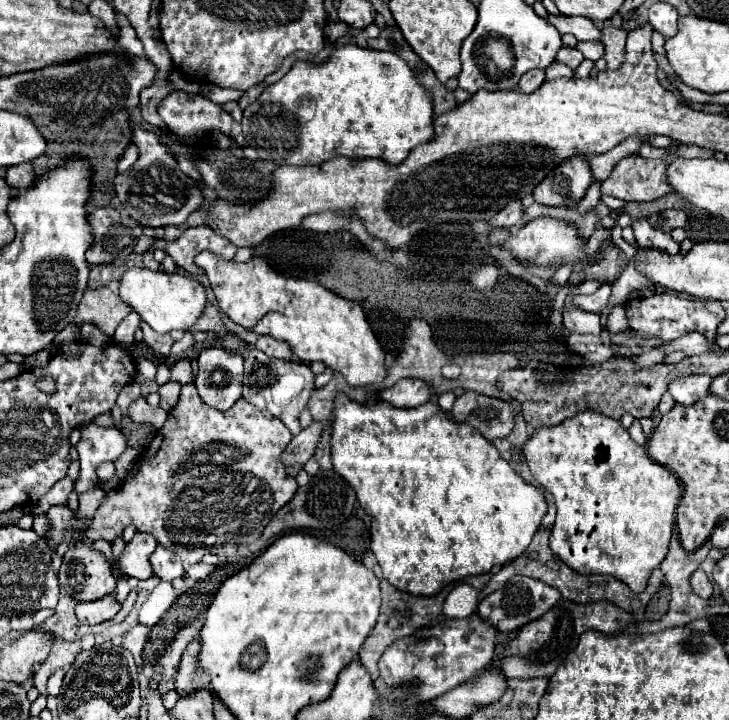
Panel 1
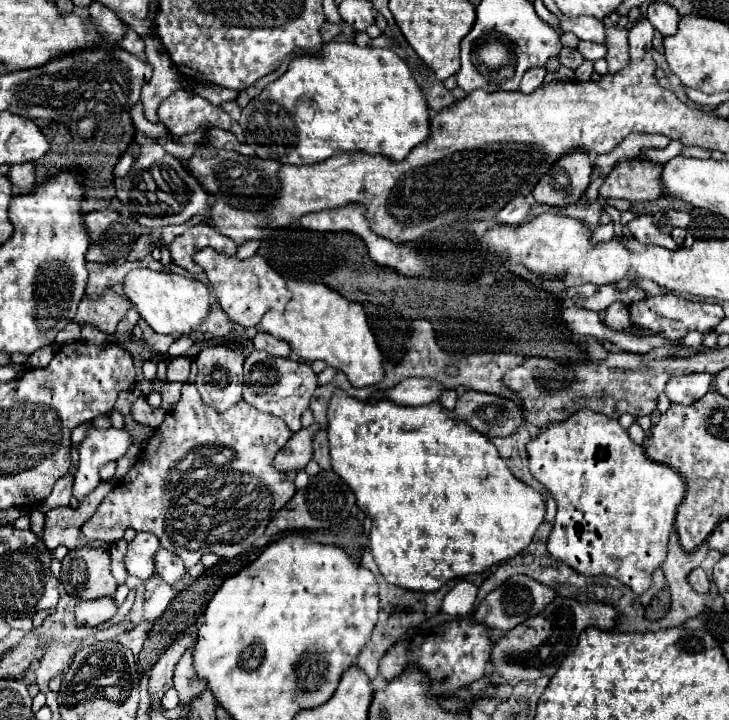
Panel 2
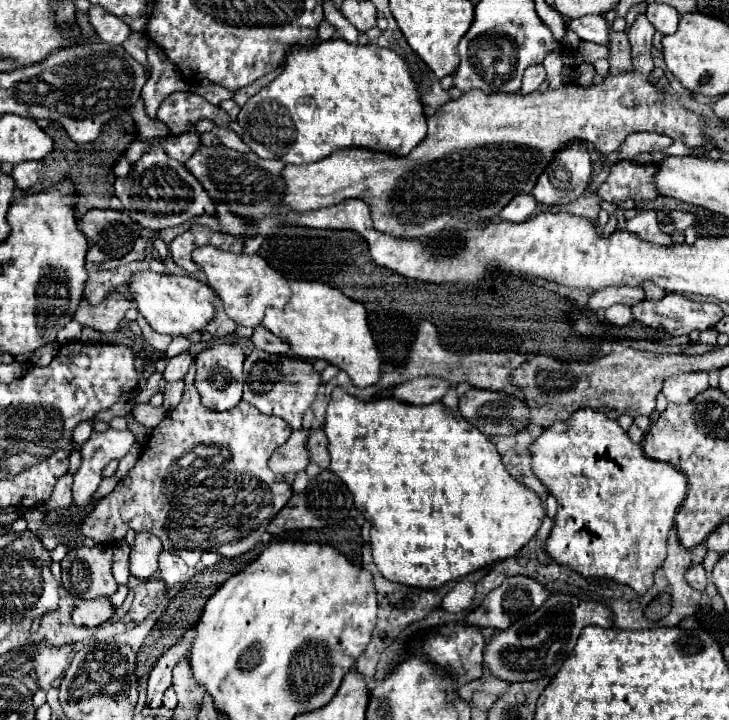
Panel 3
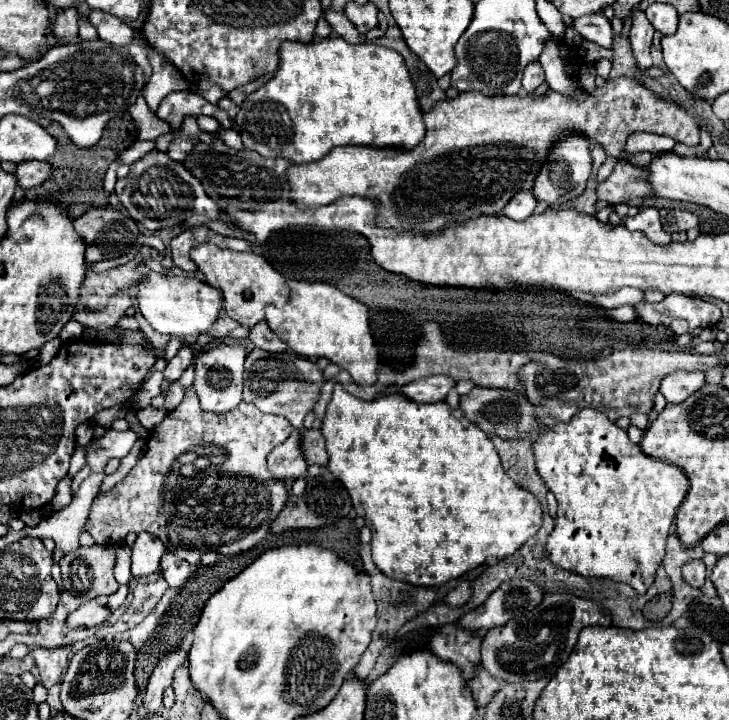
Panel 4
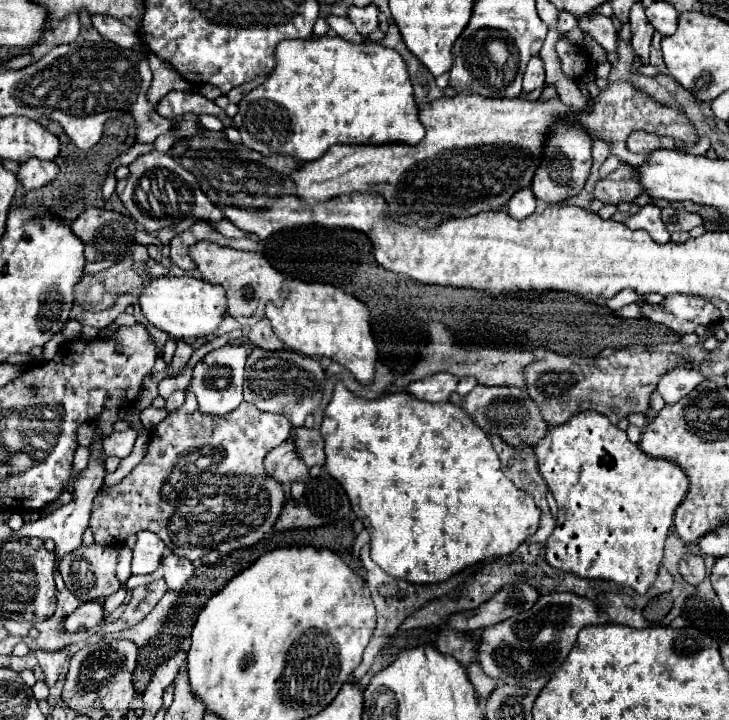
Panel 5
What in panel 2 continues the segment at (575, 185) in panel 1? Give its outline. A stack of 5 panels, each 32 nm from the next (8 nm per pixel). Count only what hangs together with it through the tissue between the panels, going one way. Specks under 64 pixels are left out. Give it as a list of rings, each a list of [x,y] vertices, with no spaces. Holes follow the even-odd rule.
[[[574,150],[572,154],[560,158],[548,174],[536,184],[532,196],[538,204],[546,206],[568,206],[576,204],[588,184],[590,184],[592,164],[584,150]]]

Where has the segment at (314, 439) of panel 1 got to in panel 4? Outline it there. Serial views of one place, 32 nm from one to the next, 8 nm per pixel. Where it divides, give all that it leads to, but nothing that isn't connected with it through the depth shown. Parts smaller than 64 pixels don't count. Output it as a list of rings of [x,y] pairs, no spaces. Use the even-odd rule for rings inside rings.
[[[294,430],[290,438],[268,456],[268,470],[274,478],[288,480],[306,476],[306,468],[308,462],[304,460],[304,452],[300,452],[300,430]]]

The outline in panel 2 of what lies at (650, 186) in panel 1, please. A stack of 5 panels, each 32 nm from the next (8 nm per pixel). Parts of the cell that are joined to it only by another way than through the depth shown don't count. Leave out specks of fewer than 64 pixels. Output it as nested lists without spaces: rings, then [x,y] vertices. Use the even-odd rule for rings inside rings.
[[[630,158],[618,162],[612,172],[606,176],[604,184],[600,186],[600,198],[624,198],[630,202],[638,200],[656,200],[658,196],[664,194],[664,186],[660,184],[660,172],[662,172],[660,162],[652,160],[640,160],[640,158]]]

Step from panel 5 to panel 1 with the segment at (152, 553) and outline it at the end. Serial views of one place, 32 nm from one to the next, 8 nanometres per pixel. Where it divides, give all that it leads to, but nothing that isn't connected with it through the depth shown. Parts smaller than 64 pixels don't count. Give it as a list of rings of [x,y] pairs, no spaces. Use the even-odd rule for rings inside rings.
[[[136,532],[136,536],[126,544],[124,552],[118,558],[118,568],[124,576],[132,576],[138,580],[146,580],[152,576],[152,566],[148,562],[150,554],[154,552],[154,548],[158,546],[158,542],[150,536],[150,534],[140,534]]]

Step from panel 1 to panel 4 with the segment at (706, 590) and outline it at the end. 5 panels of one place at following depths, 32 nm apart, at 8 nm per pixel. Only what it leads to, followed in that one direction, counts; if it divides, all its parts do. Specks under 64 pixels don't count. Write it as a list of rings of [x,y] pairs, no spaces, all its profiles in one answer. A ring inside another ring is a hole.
[[[694,560],[690,564],[686,564],[682,568],[682,576],[684,580],[692,586],[692,588],[702,588],[704,582],[706,582],[706,568],[704,568],[704,562],[702,560]]]

